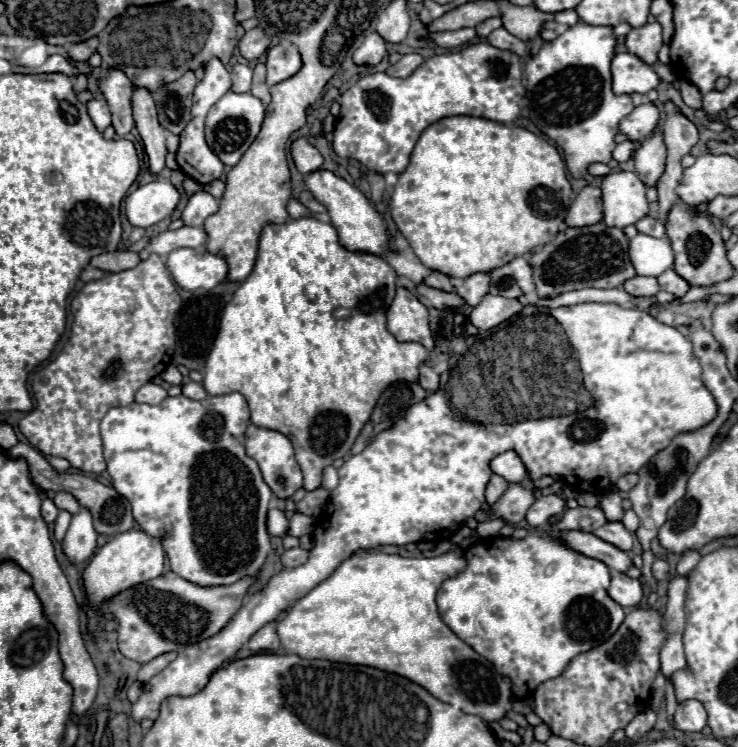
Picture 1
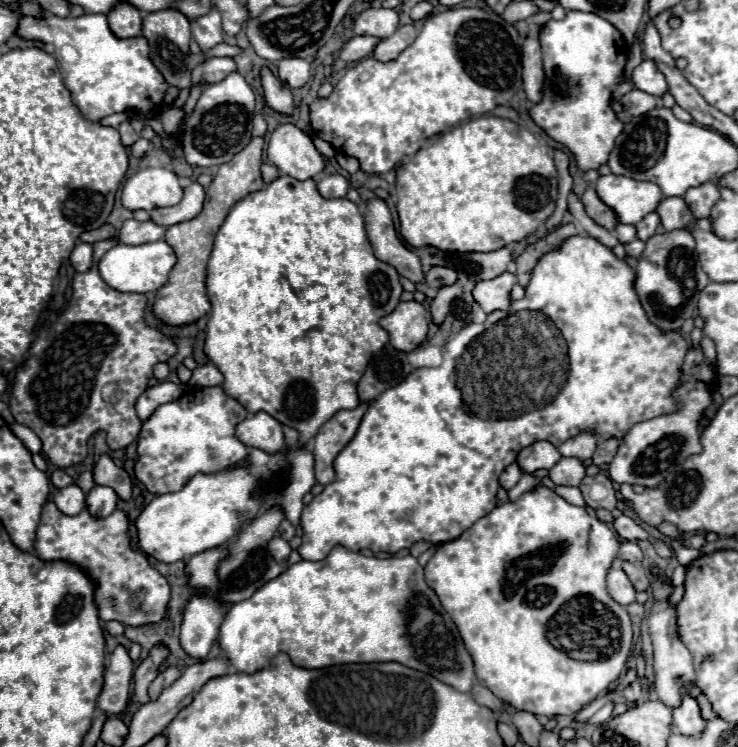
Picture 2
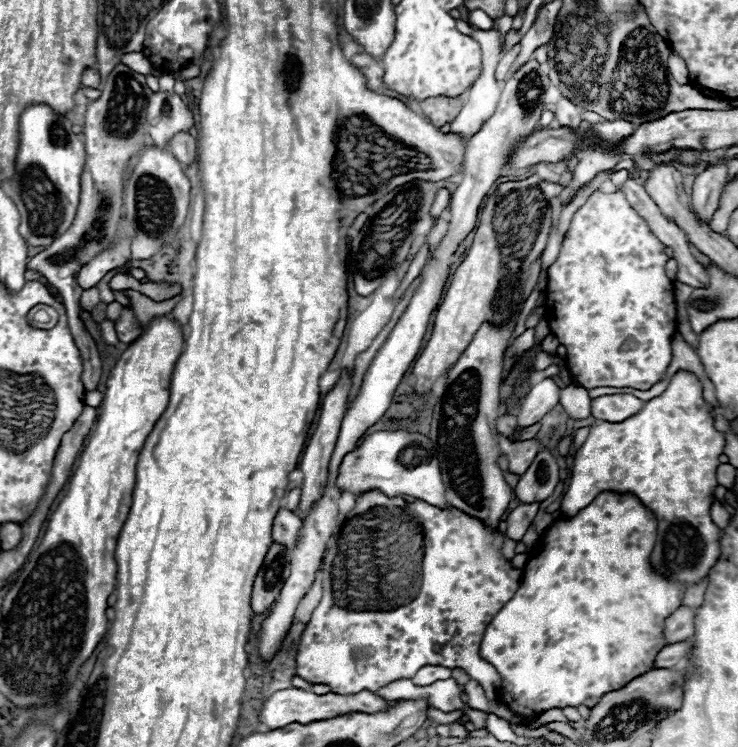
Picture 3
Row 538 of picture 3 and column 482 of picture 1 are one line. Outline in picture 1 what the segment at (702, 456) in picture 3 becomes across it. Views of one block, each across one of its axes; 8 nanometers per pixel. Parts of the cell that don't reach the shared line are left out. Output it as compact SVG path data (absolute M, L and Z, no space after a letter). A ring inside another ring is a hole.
M358 550L346 558L336 572L302 596L278 620L276 634L286 652L308 660L332 660L344 664L360 664L380 668L404 676L442 702L454 704L468 714L476 714L486 722L498 722L514 704L510 682L492 670L492 664L464 644L440 618L436 608L436 590L440 584L466 568L460 550L446 552L436 558L406 558L400 554L384 554L376 550Z

